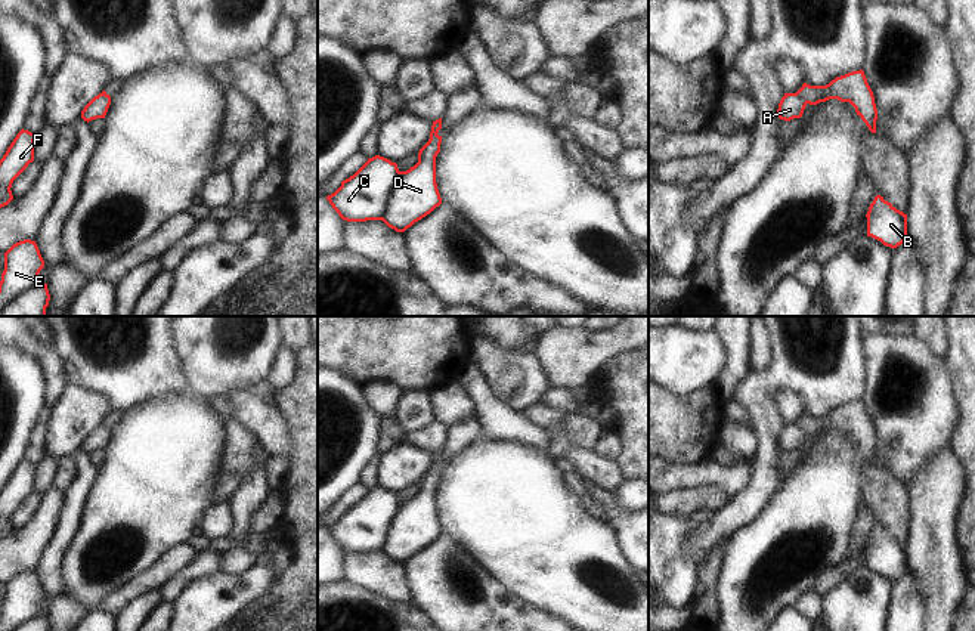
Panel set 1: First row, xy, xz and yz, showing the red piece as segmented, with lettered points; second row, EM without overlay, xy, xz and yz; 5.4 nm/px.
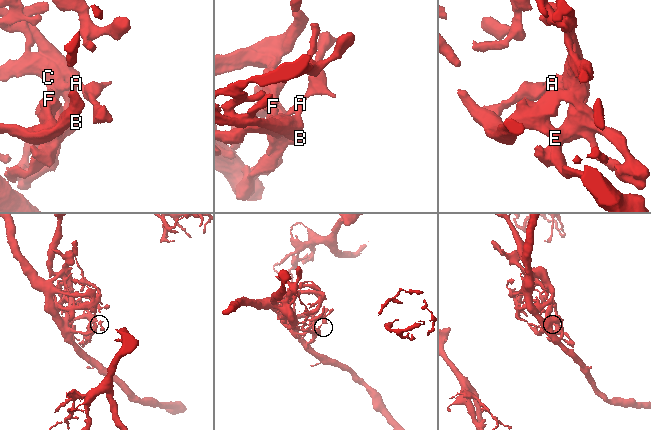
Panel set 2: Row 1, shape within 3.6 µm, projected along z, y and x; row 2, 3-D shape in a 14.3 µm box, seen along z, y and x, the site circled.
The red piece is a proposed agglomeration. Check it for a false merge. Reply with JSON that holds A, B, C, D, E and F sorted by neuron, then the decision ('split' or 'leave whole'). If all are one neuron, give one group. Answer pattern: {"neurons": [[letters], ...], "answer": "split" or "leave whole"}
{"neurons": [["A", "C", "E"], ["B", "D", "F"]], "answer": "split"}

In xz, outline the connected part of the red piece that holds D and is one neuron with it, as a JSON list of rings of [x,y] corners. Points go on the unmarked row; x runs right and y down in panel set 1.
[[[431,465],[418,483],[418,494],[406,502],[399,502],[381,548],[396,563],[405,563],[442,535],[436,514],[440,474],[442,467]]]

